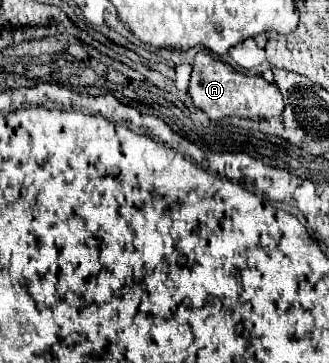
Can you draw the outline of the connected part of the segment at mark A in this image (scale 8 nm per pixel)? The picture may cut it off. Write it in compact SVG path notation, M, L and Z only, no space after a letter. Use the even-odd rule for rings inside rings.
M199 52L193 62L193 74L189 80L189 96L195 106L201 108L211 120L225 116L239 118L271 118L283 112L283 98L275 84L263 80L263 76L247 76L237 72L227 62L211 58L207 52Z

